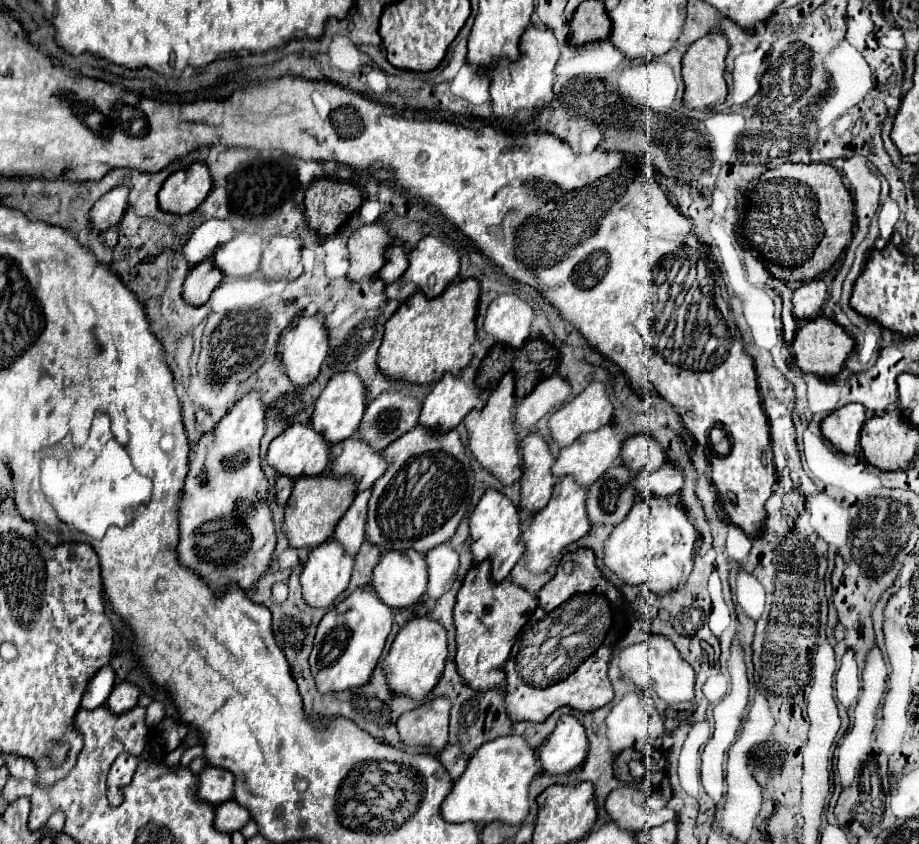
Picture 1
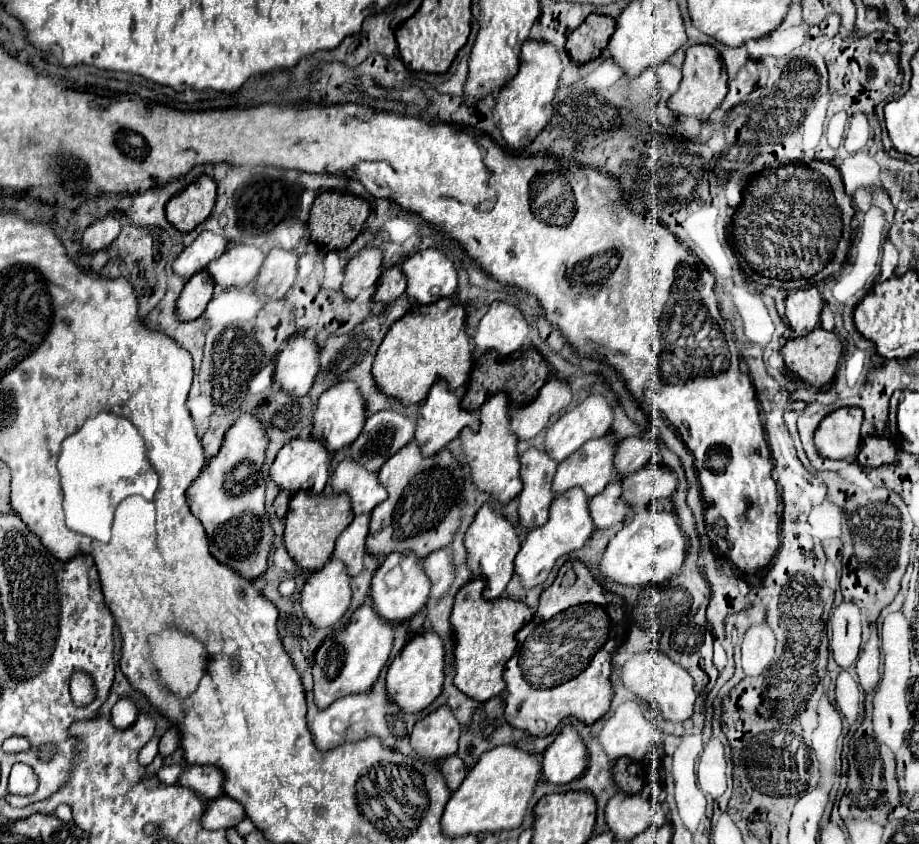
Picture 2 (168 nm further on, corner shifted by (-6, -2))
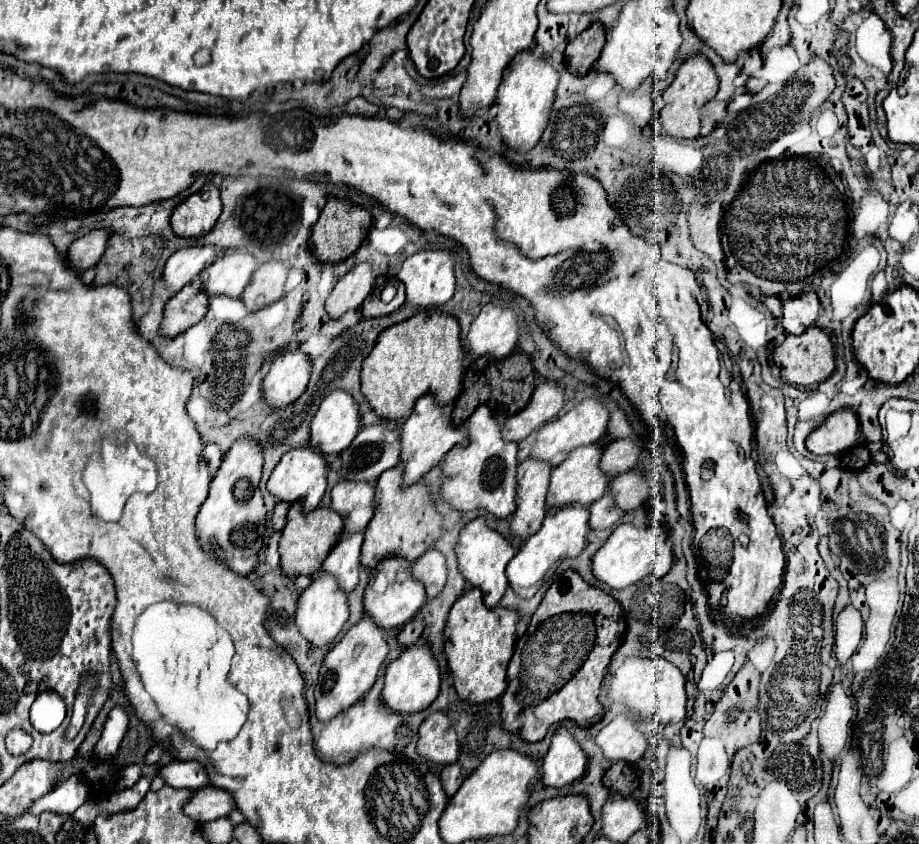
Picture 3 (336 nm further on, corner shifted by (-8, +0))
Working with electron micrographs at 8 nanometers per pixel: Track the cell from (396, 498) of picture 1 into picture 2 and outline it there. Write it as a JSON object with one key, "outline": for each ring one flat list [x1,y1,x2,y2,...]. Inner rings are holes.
{"outline":[[414,440,404,446,378,472,378,480,386,488,388,498,372,510,366,552,372,556,414,552,418,558,426,558,430,552,446,548,460,524,462,478,462,466,446,448,424,458]]}

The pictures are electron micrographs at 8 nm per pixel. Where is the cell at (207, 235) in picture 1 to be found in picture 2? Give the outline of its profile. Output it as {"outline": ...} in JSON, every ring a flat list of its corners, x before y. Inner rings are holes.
{"outline":[[202,232,174,260,174,264,172,264,174,274,178,274,178,276,182,276,186,280,192,278,196,272,204,270,208,262,222,256,222,252,226,250,226,244,228,244,226,238,222,238,222,236,214,234,214,232]]}

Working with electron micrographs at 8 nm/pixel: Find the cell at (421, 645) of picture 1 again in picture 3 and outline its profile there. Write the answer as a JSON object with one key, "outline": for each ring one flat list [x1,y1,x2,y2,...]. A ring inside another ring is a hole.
{"outline":[[428,646,404,648,402,654,386,666,382,700,386,702,388,708,392,708,400,714,412,714,412,712,420,712,420,710,428,708,436,700,438,690,440,690,440,670,438,670,436,658]]}

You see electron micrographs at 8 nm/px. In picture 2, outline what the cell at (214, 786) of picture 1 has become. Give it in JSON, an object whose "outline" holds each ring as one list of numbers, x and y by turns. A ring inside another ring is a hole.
{"outline":[[186,766,178,778,178,784,184,788,194,788,202,798,214,800,222,796,224,776,214,766]]}

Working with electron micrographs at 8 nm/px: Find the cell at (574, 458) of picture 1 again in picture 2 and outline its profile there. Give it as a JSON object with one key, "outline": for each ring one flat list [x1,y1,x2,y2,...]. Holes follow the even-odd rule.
{"outline":[[612,436,588,440,582,448,558,464,552,482,556,496,576,486,582,488,588,498,602,492,614,474,614,452,616,440]]}

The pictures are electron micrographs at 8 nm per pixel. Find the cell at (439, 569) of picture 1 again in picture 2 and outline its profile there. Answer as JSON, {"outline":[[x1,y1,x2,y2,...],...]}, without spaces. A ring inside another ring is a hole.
{"outline":[[444,548,444,550,432,552,430,556,426,556,422,566,424,566,426,576,430,578,430,584,432,584,430,598,434,598,434,600,442,598,454,580,454,562,452,562,450,550]]}

